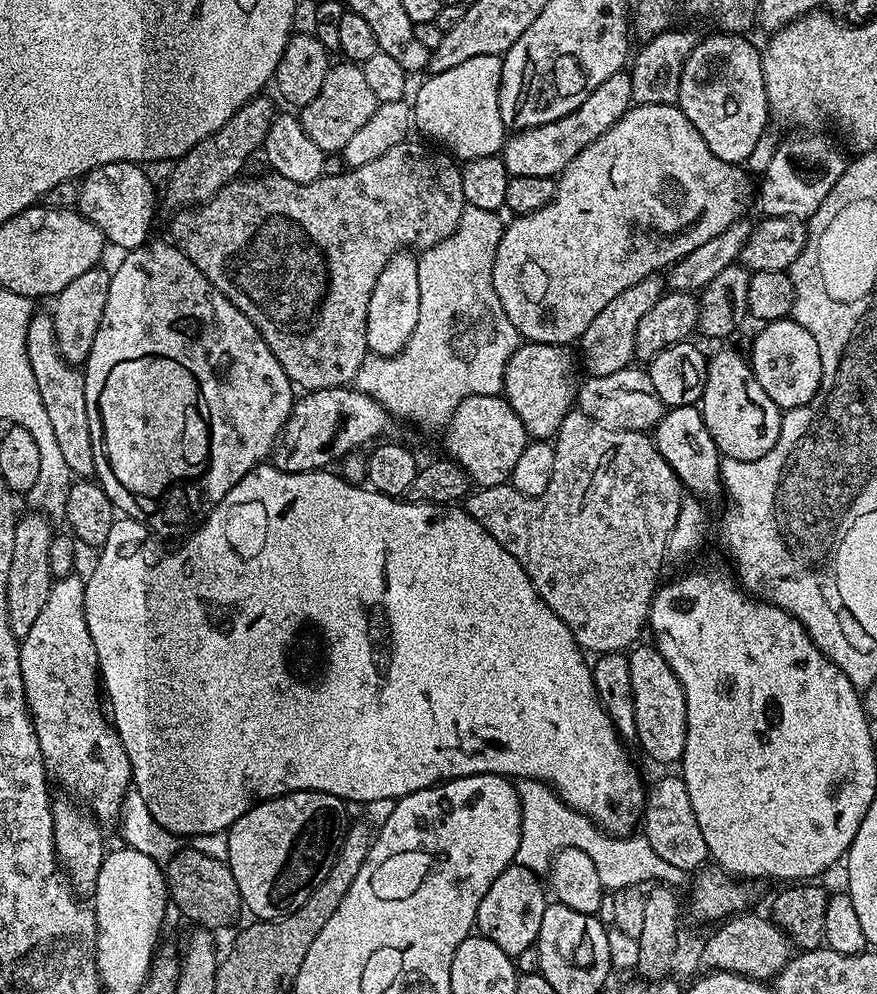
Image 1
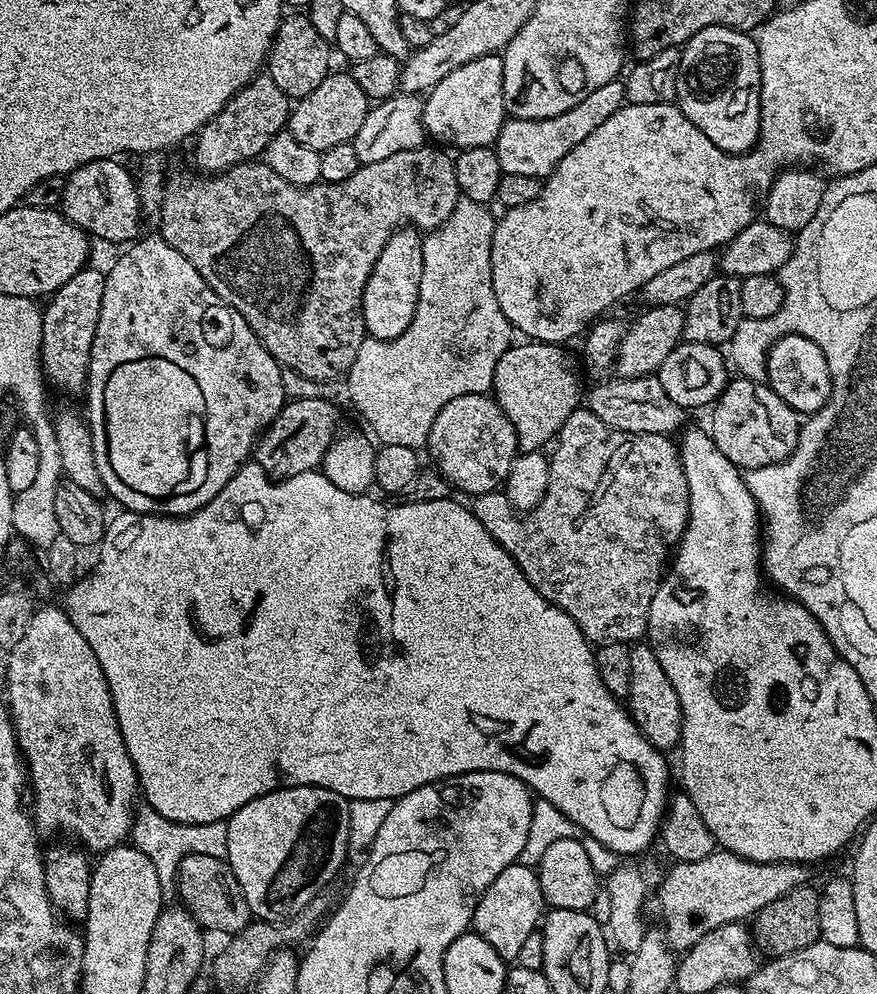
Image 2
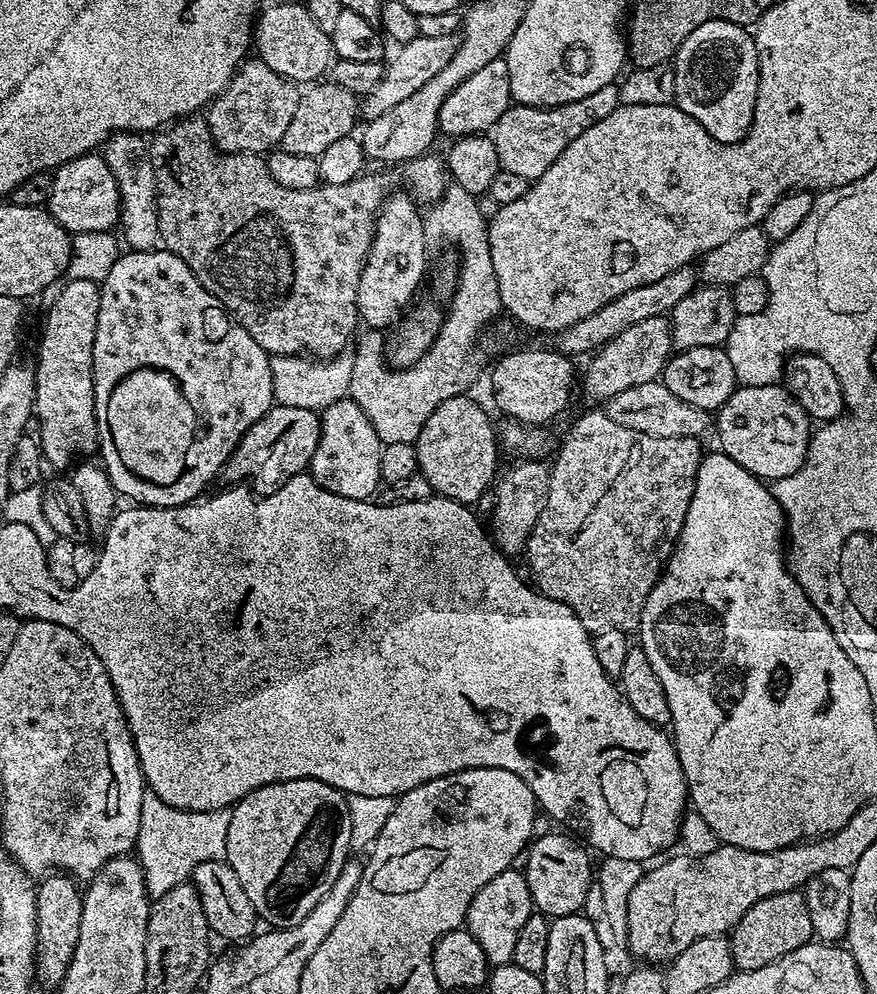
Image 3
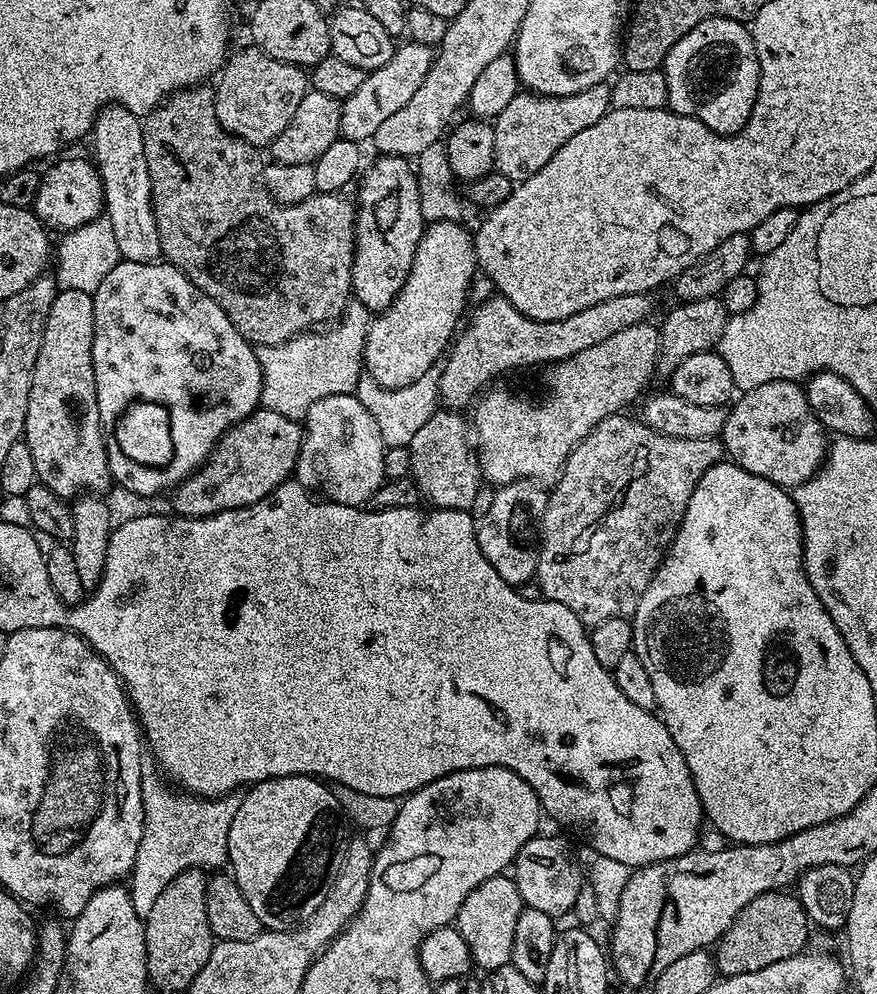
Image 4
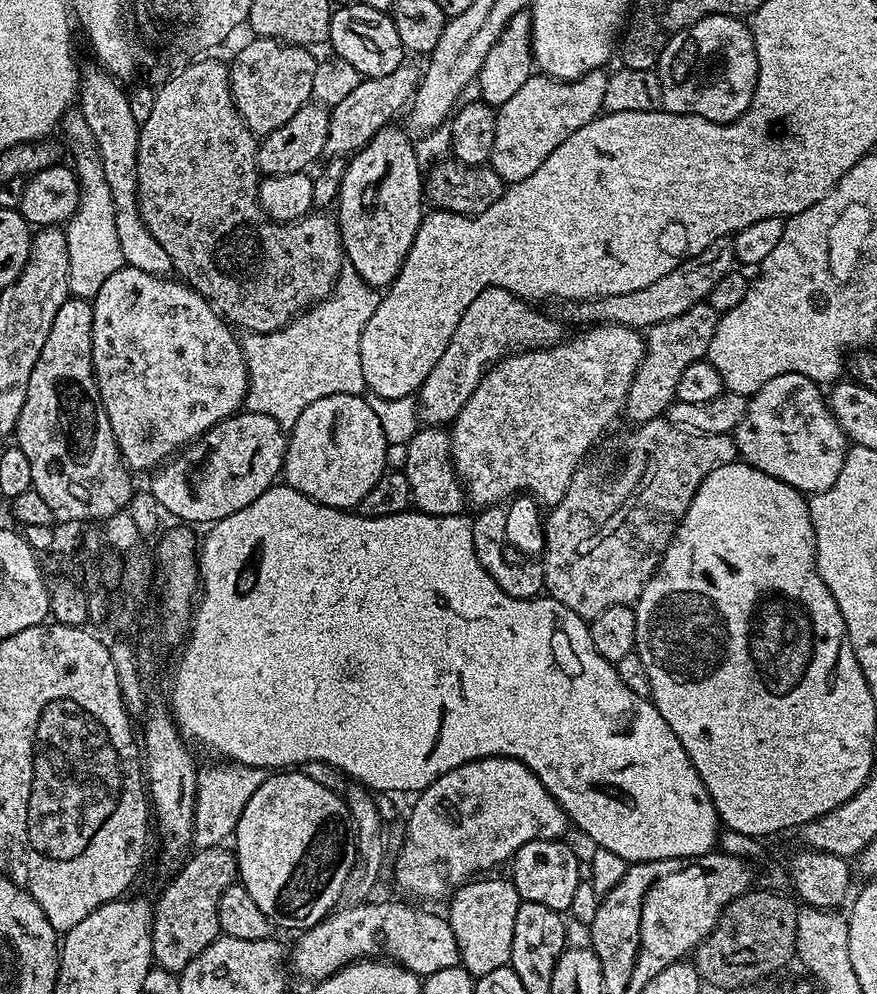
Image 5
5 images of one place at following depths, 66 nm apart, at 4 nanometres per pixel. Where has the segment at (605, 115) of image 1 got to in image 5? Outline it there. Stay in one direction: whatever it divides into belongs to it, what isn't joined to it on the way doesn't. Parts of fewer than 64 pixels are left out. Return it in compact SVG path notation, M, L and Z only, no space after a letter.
M604 68L587 72L577 80L555 80L533 74L506 103L499 105L494 126L494 144L490 166L508 184L531 181L534 170L574 130L586 126L601 115L609 73Z

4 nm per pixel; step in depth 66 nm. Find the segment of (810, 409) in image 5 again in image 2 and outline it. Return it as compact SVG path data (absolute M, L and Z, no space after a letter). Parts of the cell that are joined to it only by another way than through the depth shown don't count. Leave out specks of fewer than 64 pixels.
M729 379L711 412L712 441L741 470L781 463L796 451L802 440L801 413L782 402L764 382L755 384L752 380Z

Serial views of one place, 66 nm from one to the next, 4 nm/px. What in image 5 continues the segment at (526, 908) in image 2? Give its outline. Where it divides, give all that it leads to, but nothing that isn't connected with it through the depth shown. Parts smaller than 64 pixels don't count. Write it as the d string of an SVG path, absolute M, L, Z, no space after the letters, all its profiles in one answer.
M472 878L460 885L451 893L447 901L448 912L446 919L450 930L454 930L454 942L458 942L460 951L460 964L474 978L479 978L490 974L490 970L509 967L510 950L514 942L514 917L518 915L518 906L521 898L517 894L511 879L504 880L484 880L488 878Z

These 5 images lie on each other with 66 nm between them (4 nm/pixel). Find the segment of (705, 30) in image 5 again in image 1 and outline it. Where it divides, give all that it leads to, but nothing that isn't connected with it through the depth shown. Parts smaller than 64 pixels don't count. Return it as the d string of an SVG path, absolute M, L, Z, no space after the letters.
M716 34L701 39L694 46L690 58L686 58L686 66L682 66L680 79L680 98L678 107L684 111L686 118L694 122L694 130L706 138L706 146L722 162L743 165L756 152L760 139L764 136L764 127L770 124L768 99L766 98L766 82L764 81L764 61L759 47L755 48L740 34Z

